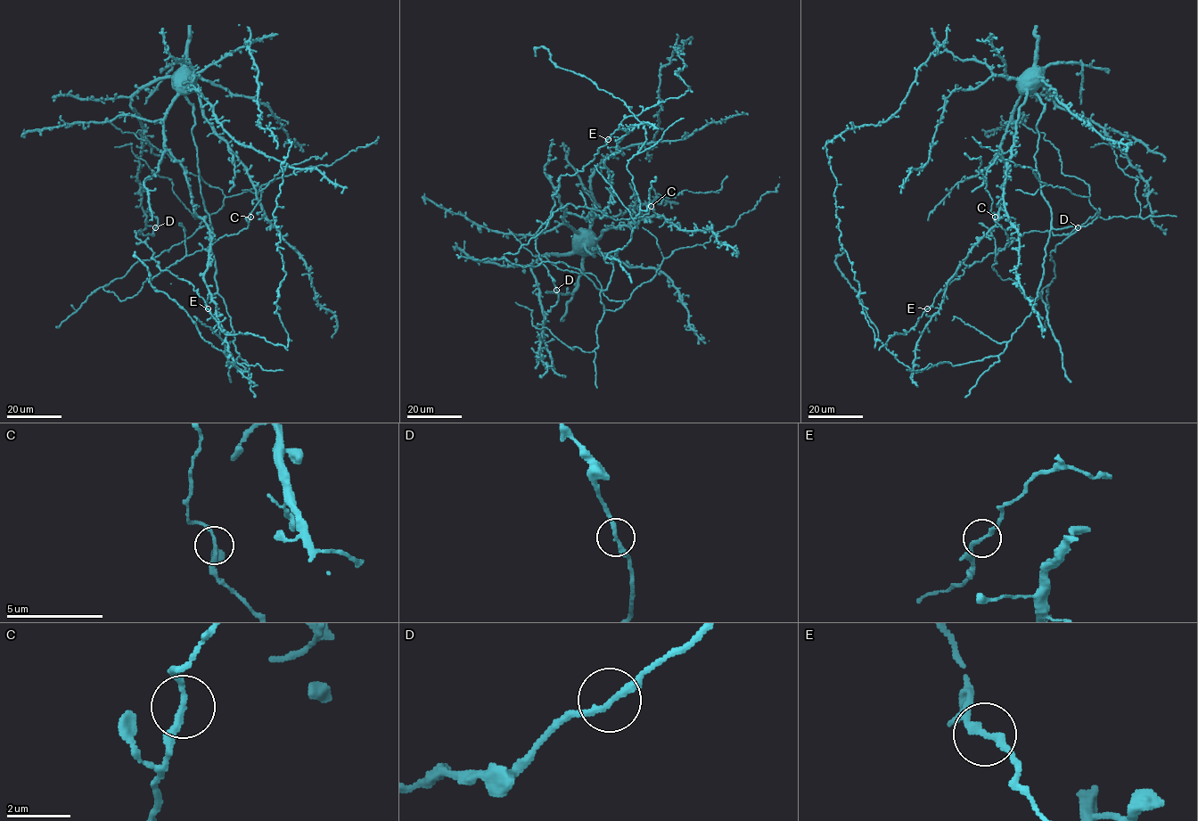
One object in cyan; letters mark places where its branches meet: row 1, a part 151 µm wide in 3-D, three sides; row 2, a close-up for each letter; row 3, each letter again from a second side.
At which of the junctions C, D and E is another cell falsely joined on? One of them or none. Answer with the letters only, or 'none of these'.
none of these

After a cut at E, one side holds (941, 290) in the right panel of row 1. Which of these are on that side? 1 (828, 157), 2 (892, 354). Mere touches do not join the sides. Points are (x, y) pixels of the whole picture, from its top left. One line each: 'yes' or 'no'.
1: no
2: yes

